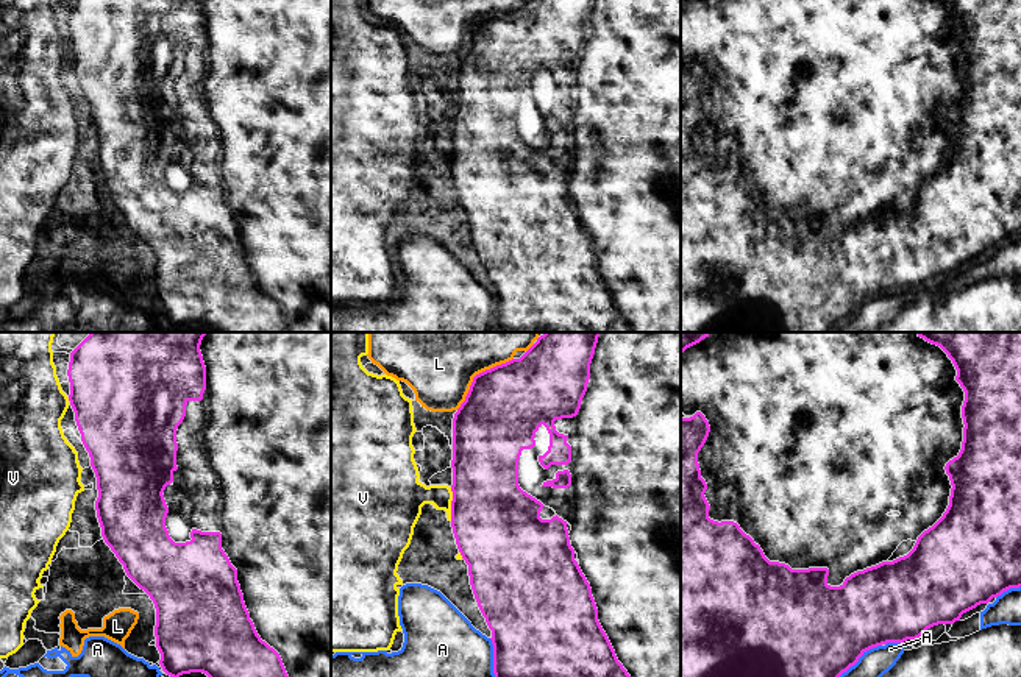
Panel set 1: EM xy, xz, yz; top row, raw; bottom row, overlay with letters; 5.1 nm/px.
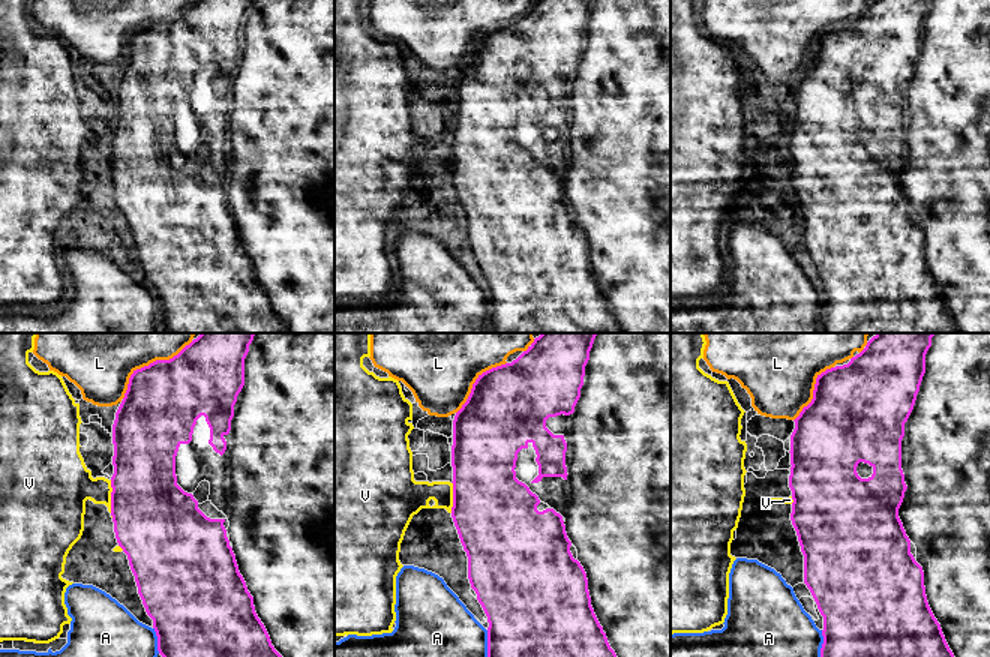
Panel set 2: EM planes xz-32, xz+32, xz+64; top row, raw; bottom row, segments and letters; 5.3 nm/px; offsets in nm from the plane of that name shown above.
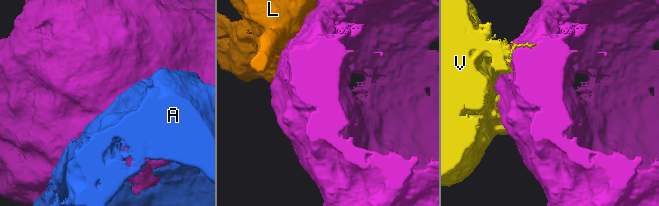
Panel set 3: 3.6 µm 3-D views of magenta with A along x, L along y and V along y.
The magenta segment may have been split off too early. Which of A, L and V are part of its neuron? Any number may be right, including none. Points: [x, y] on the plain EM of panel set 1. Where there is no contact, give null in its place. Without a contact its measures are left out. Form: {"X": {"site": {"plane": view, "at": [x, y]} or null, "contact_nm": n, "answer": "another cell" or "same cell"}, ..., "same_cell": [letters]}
{"A": {"site": {"plane": "yz", "at": [893, 292]}, "contact_nm": 90, "answer": "another cell"}, "L": {"site": {"plane": "xz", "at": [476, 25]}, "contact_nm": 400, "answer": "another cell"}, "V": {"site": {"plane": "xz", "at": [451, 155]}, "contact_nm": 180, "answer": "another cell"}, "same_cell": []}

